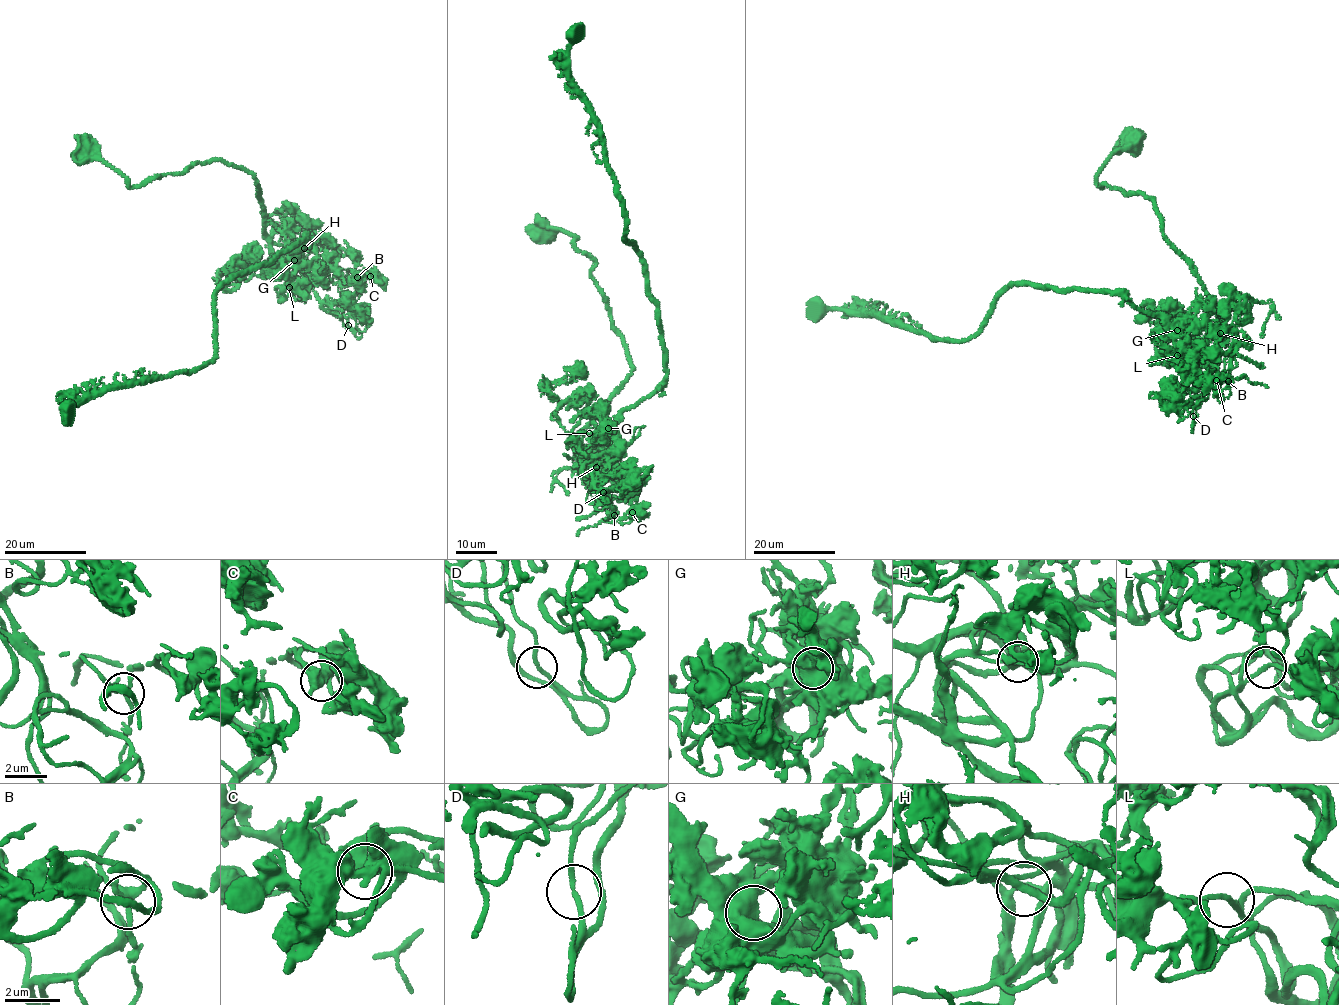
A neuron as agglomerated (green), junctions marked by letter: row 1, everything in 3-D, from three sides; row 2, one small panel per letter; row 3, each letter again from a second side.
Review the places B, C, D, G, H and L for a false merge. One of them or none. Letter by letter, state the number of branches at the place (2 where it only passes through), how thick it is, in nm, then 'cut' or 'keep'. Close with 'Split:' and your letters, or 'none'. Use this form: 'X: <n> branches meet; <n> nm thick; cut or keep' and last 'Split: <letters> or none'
B: 2 branches meet; 300 nm thick; keep
C: 3 branches meet; 440 nm thick; keep
D: 2 branches meet; 170 nm thick; keep
G: 1 branches meet; 1200 nm thick; cut
H: 2 branches meet; 280 nm thick; keep
L: 2 branches meet; 170 nm thick; keep
Split: G

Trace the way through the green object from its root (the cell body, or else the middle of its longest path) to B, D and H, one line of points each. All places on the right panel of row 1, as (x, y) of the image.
B: (1132, 144), (1110, 155), (1098, 186), (1154, 201), (1163, 236), (1234, 331), (1214, 396), (1229, 380)
D: (1132, 144), (1110, 155), (1098, 186), (1152, 199), (1163, 236), (1217, 311), (1219, 361), (1196, 386), (1193, 416)
H: (1132, 144), (1110, 155), (1098, 186), (1154, 201), (1163, 236), (1221, 313), (1226, 329), (1220, 333)

